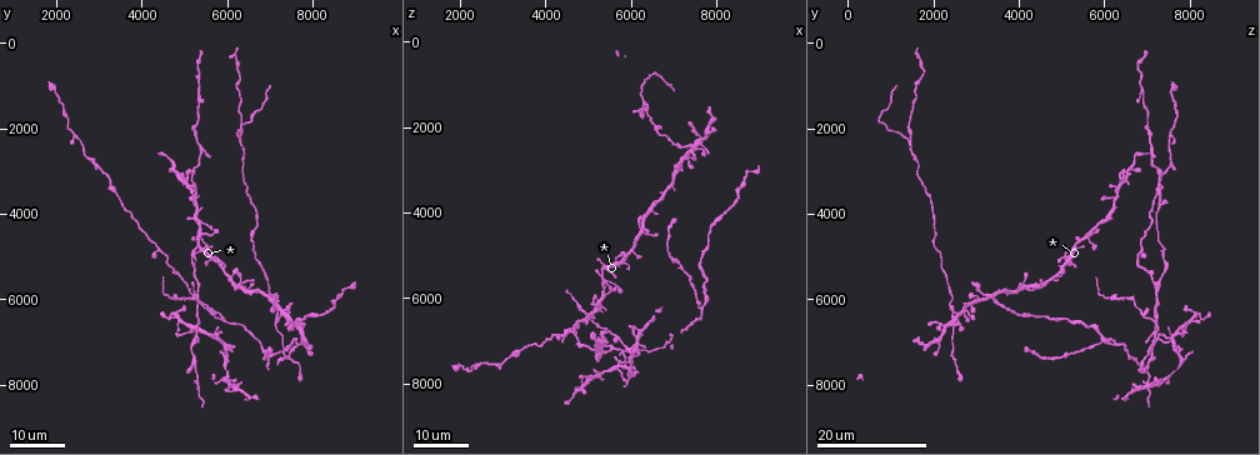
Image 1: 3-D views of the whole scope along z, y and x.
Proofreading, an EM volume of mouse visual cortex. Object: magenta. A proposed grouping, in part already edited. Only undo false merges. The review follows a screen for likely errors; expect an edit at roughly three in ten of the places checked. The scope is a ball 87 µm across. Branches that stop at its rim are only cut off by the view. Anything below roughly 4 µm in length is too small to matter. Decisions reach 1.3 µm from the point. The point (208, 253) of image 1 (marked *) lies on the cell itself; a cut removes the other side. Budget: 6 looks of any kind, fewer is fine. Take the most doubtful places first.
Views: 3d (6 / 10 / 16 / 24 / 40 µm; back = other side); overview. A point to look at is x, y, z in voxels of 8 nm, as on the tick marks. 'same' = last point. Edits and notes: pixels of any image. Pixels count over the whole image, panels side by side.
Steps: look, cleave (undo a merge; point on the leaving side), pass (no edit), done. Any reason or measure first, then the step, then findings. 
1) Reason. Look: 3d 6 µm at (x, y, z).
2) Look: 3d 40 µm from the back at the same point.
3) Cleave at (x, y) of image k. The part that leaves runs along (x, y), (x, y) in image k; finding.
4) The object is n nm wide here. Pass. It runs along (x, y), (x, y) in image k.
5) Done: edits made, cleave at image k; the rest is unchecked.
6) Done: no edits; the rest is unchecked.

Three-way junction. Look: 3d 16 µm at (4700, 2950, 6550).

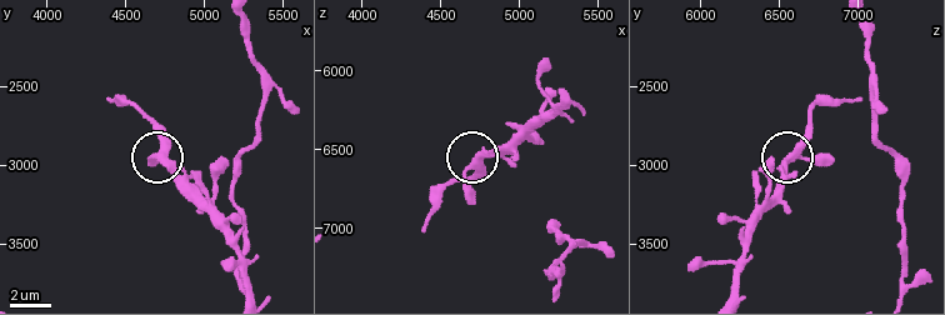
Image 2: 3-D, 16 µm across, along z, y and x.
Look: 3d 10 µm at (4700, 2940, 6620).

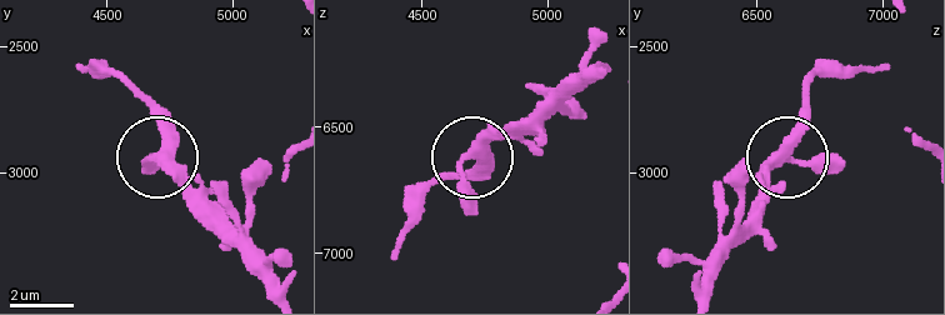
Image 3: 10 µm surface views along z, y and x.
Closer look. Look: 3d 6 µm at (4700, 2940, 6610).

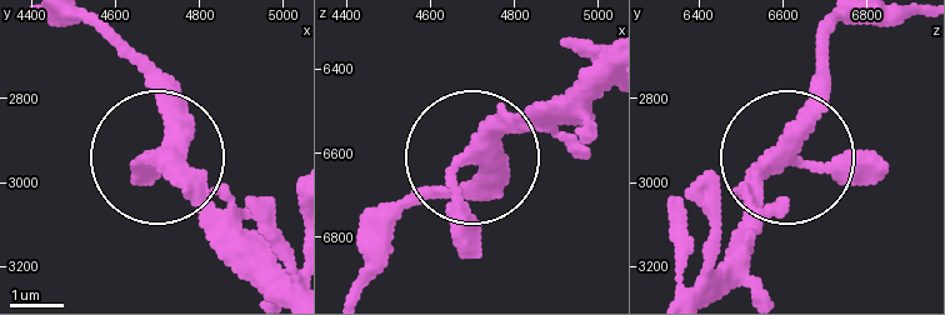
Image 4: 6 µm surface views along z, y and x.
Pass. It runs along (695, 288), (785, 154), (825, 38) in image 4; one cell here.

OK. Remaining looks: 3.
Look: 3d 24 µm at (6300, 2250, 1350).

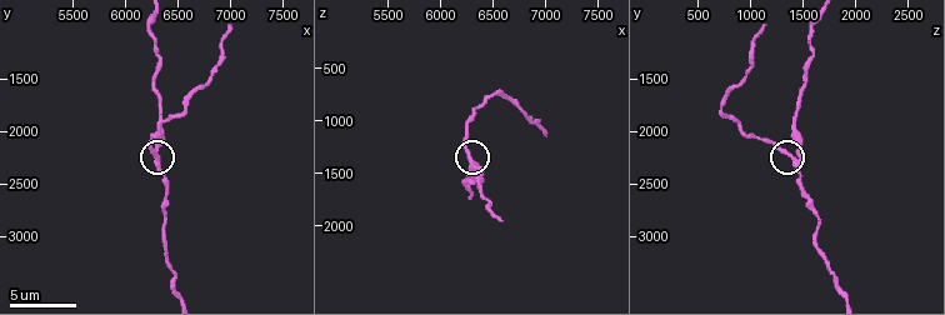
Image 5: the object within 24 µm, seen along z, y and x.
Look: 3d 6 µm at (6300, 2220, 1420).

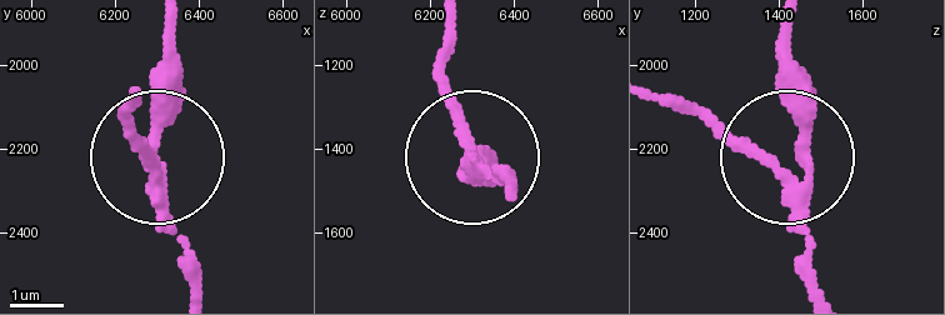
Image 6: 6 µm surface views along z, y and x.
3 arms meet here. Cleave at (145, 144) of image 6. The part that leaves runs along (163, 196), (130, 134), (135, 98) in image 6; two cells meet here.

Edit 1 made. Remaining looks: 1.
Done: edits made, cleave at image 6; the rest is unchecked.

